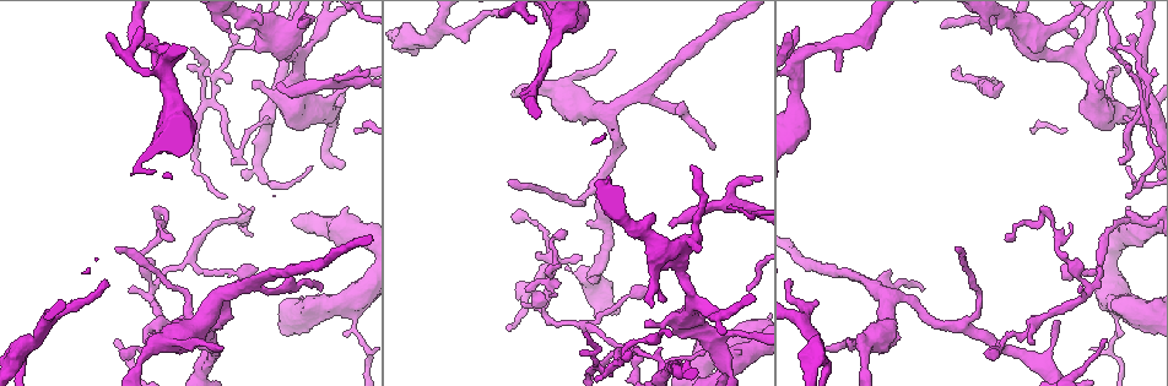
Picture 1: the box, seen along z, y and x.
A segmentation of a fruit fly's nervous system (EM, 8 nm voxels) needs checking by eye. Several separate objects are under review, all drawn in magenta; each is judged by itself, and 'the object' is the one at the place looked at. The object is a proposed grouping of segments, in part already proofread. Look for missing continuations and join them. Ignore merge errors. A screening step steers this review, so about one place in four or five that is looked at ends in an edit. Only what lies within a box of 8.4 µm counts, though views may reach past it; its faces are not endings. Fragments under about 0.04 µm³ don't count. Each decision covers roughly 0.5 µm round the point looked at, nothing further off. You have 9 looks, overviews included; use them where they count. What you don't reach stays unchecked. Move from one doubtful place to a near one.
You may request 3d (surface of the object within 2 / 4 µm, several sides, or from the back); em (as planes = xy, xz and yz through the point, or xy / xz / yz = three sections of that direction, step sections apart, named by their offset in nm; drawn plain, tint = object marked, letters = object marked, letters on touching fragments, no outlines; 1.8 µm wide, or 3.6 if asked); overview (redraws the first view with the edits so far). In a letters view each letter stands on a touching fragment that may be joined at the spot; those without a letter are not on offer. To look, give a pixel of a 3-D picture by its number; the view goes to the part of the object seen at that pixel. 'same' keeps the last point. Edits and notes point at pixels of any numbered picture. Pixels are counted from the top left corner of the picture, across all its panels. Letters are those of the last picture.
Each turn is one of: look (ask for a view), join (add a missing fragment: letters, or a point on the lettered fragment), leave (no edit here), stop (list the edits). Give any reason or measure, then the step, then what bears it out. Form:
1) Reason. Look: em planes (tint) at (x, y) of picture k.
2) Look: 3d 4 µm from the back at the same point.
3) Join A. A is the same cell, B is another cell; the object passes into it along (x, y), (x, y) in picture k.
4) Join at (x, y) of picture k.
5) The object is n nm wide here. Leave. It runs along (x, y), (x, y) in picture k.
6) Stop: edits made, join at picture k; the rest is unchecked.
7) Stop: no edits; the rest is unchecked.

Tapers out. Look: 3d 2 µm at (1127, 196) of picture 1.

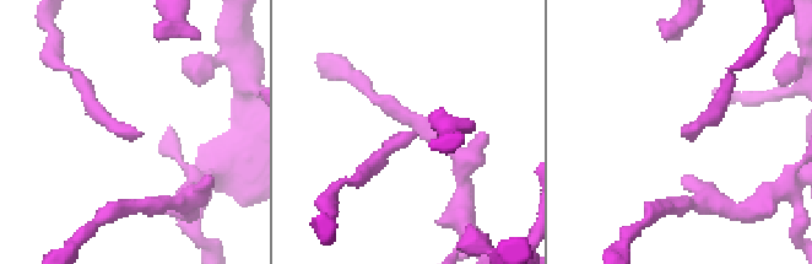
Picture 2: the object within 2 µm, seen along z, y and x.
Look: em yz step 16 (letters) at (683, 134) of picture 2.

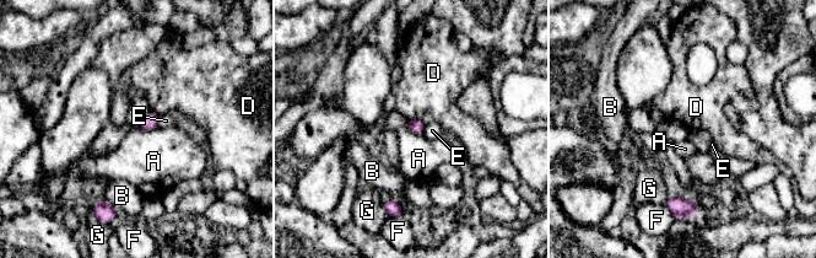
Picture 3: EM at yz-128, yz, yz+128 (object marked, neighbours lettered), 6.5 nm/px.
Cut it another way. Look: em planes (letters) at the same point.

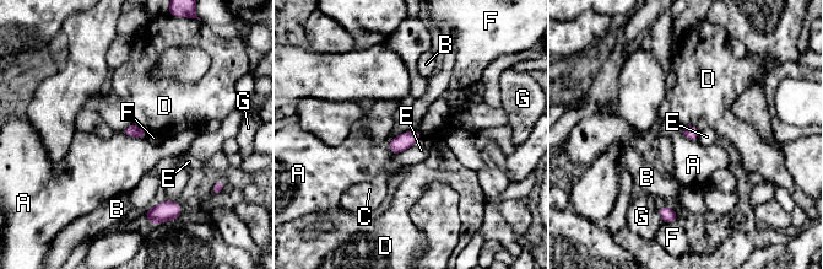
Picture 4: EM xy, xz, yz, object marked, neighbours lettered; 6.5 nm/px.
The longest contact is with A, 240 nm. Leave. A, B, C, D, E, F and G are other cells; a border runs along (417, 130), (398, 134), (388, 149) in picture 4; none of them fits.

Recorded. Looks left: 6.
Free end. Look: 3d 2 µm at (1077, 37) of picture 1.

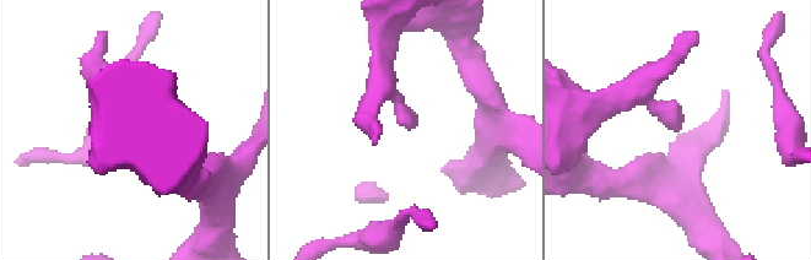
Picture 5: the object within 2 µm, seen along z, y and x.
Need the tissue. Look: em xz step 16 (letters) at (678, 127) of picture 5.

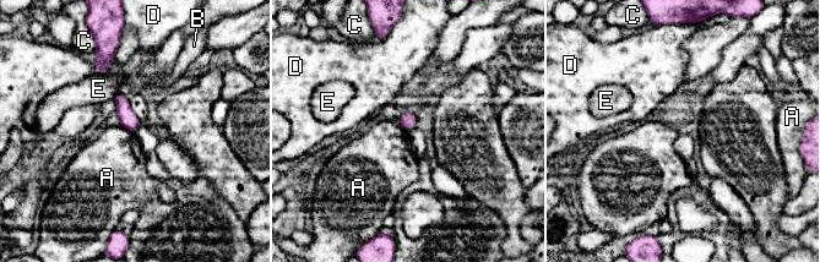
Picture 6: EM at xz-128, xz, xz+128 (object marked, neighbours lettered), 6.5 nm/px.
Another direction. Look: em planes (letters) at the same point.

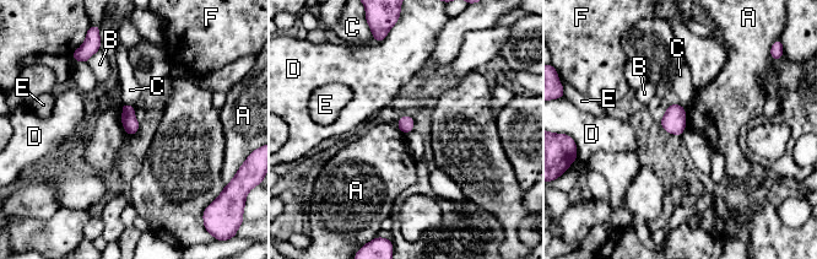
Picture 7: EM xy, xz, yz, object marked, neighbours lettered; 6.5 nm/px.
Leave. A, B, C, D, E and F are other cells; a border runs along (122, 103), (122, 125), (128, 135) in picture 7; no lettered fragment goes on from it.

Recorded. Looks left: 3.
An open end. Look: em planes (tint) at (989, 32) of picture 1.

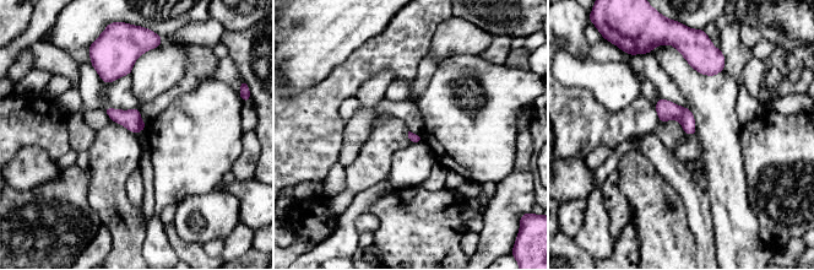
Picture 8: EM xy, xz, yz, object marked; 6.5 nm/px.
What lies round it. Look: em planes (letters) at the same point.

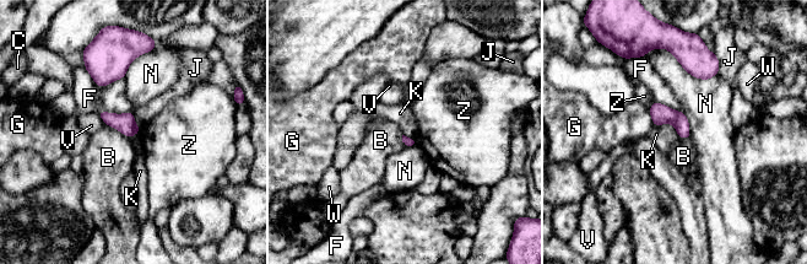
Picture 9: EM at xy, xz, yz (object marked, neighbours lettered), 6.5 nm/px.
Leave. B, C, F, G, J, K, N, V, W and Z are other cells; a border runs along (654, 124), (670, 123), (681, 138) in picture 9; none of them fits.

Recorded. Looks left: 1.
Stop: no edits; the rest is unchecked.

